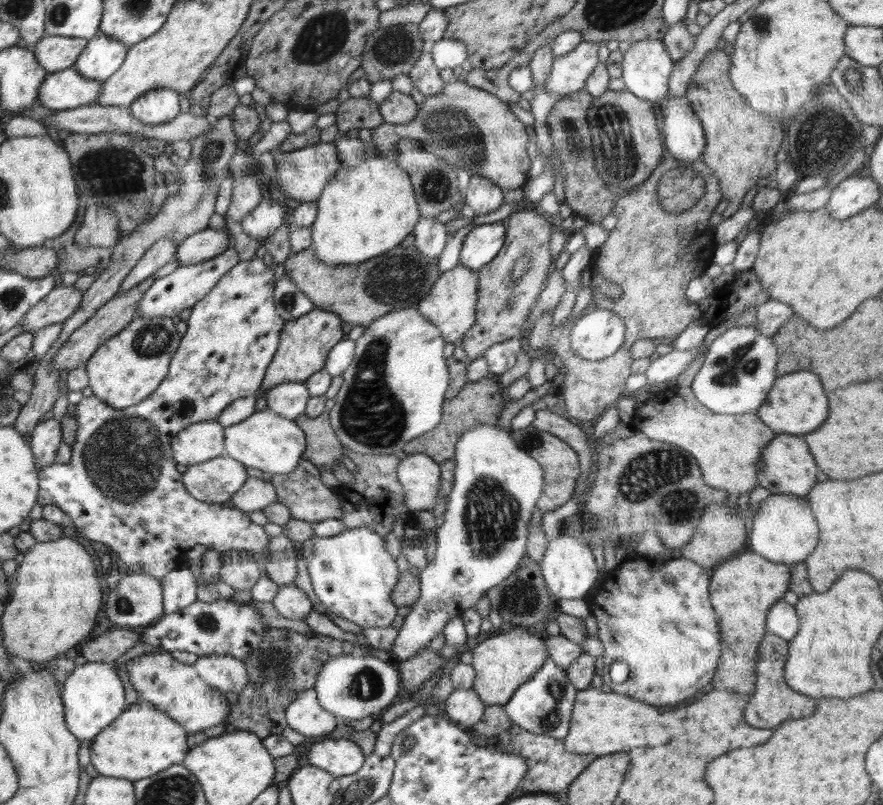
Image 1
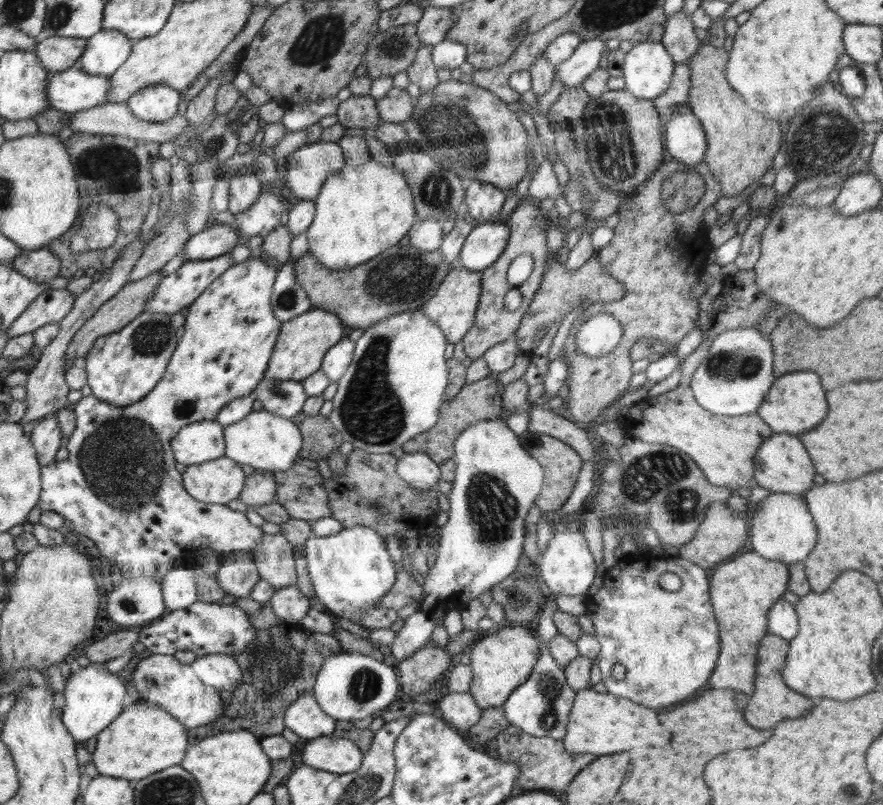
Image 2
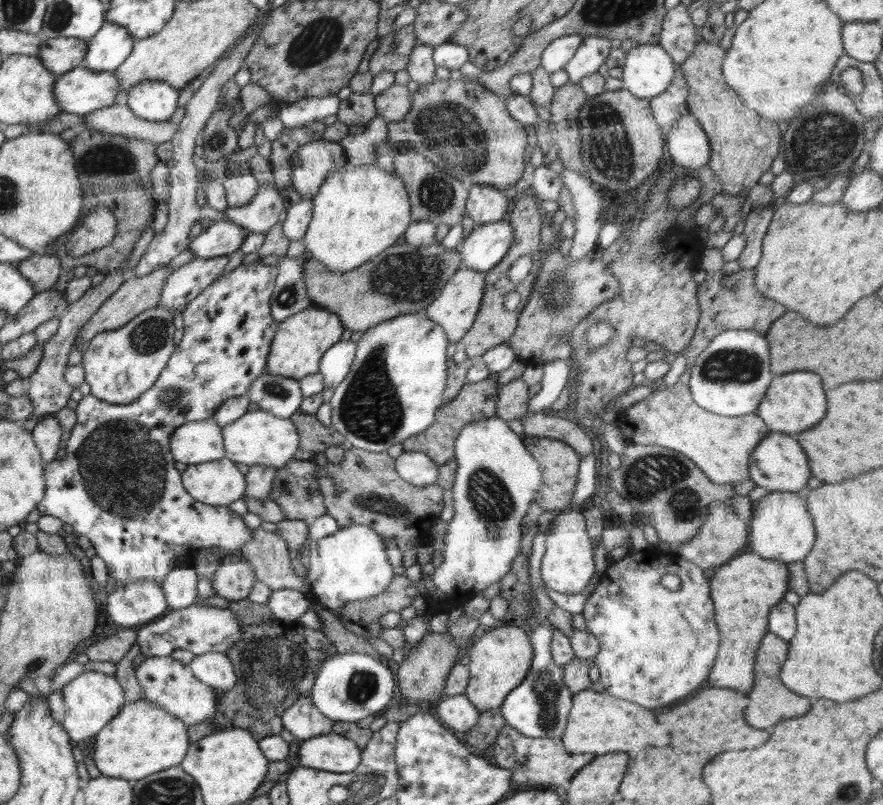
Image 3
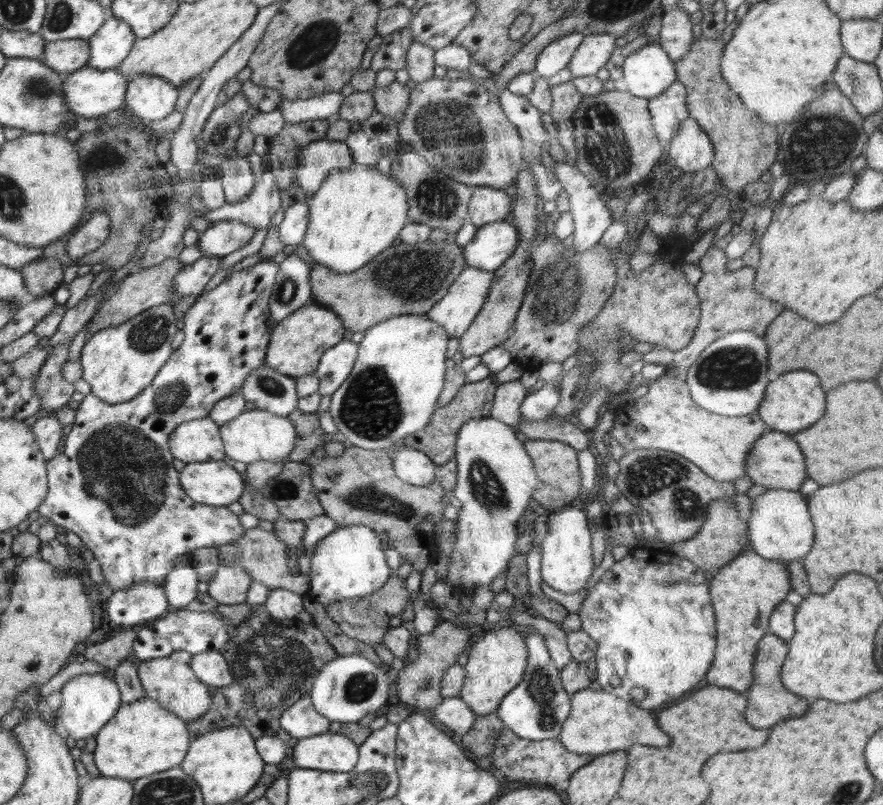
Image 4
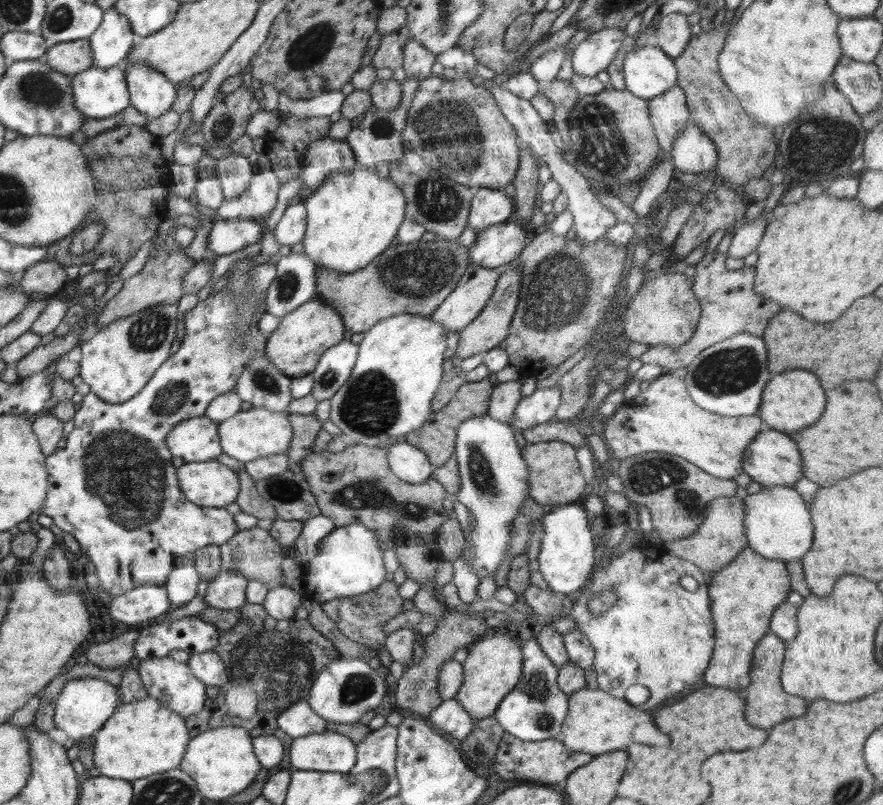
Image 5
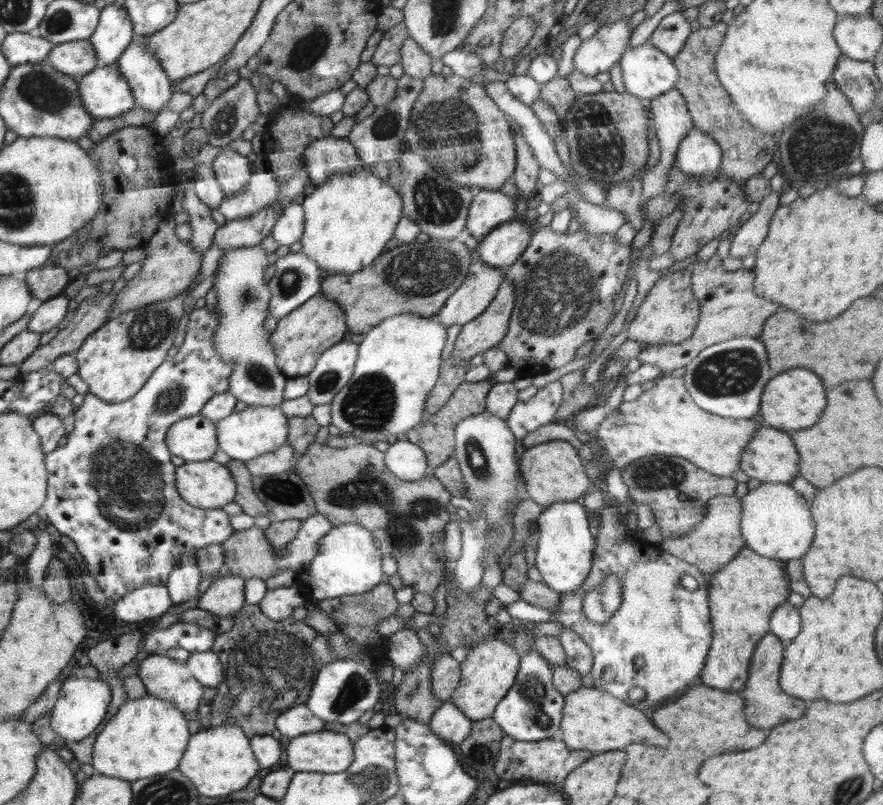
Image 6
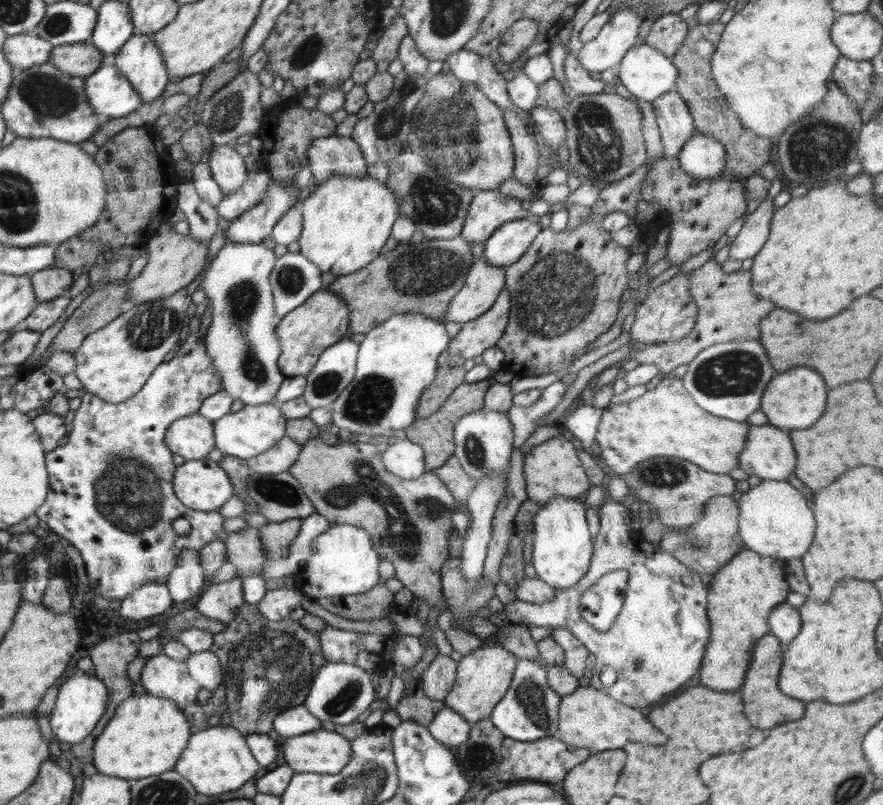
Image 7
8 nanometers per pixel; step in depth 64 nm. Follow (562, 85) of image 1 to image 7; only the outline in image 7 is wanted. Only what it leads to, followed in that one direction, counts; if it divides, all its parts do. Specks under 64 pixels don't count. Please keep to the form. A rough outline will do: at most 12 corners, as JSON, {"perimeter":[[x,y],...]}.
{"perimeter":[[622,9],[577,57],[591,73],[617,68],[642,22]]}

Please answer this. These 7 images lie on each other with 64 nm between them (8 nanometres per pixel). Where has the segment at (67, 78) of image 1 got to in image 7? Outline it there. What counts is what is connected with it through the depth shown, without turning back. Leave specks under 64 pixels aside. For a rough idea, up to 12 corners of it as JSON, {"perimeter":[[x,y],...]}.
{"perimeter":[[111,62],[85,78],[96,114],[119,121],[143,104]]}

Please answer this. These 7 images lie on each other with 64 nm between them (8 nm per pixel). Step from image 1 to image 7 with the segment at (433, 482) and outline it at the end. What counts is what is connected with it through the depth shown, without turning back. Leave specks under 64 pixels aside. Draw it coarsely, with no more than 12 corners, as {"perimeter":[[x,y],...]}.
{"perimeter":[[407,438],[381,454],[383,467],[403,479],[427,473],[423,448]]}

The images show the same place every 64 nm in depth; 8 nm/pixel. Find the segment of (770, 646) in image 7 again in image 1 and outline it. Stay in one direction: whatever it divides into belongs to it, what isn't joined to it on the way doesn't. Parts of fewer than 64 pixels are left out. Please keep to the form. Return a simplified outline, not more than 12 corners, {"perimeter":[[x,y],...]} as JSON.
{"perimeter":[[789,641],[759,644],[754,696],[744,718],[756,728],[806,718],[816,700],[786,686]]}

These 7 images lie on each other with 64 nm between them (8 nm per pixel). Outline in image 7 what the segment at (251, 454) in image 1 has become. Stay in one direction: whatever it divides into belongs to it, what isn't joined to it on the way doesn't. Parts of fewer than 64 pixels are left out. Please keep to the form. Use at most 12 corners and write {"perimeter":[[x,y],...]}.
{"perimeter":[[276,403],[213,421],[224,456],[258,458],[285,435]]}

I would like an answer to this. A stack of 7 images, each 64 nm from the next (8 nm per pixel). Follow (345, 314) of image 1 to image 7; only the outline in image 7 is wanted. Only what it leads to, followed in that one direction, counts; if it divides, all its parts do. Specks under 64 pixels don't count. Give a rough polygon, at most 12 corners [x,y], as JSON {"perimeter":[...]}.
{"perimeter":[[461,236],[401,242],[325,290],[353,335],[397,314],[440,320],[464,286]]}

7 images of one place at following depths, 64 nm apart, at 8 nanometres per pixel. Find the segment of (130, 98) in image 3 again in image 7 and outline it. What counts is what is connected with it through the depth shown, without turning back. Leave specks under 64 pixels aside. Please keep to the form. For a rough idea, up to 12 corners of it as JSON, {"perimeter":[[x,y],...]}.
{"perimeter":[[134,35],[110,62],[145,103],[168,84],[151,35]]}

